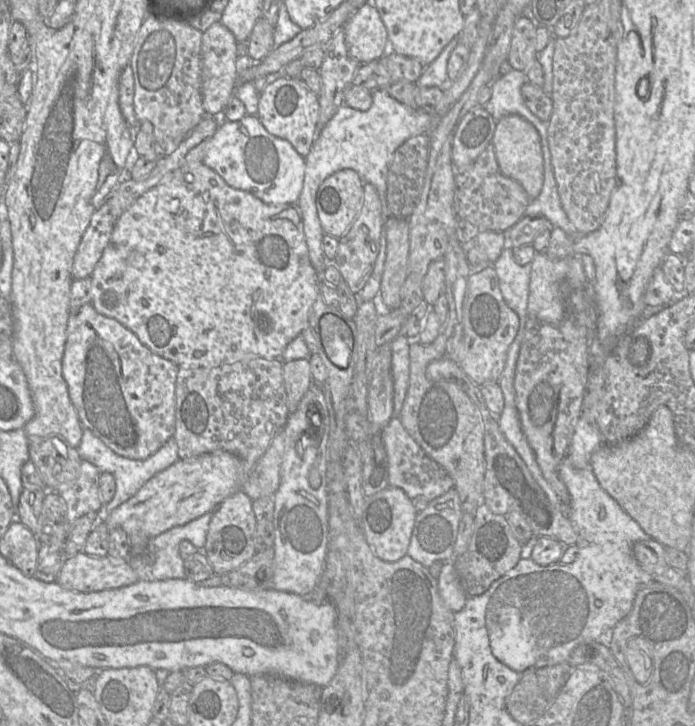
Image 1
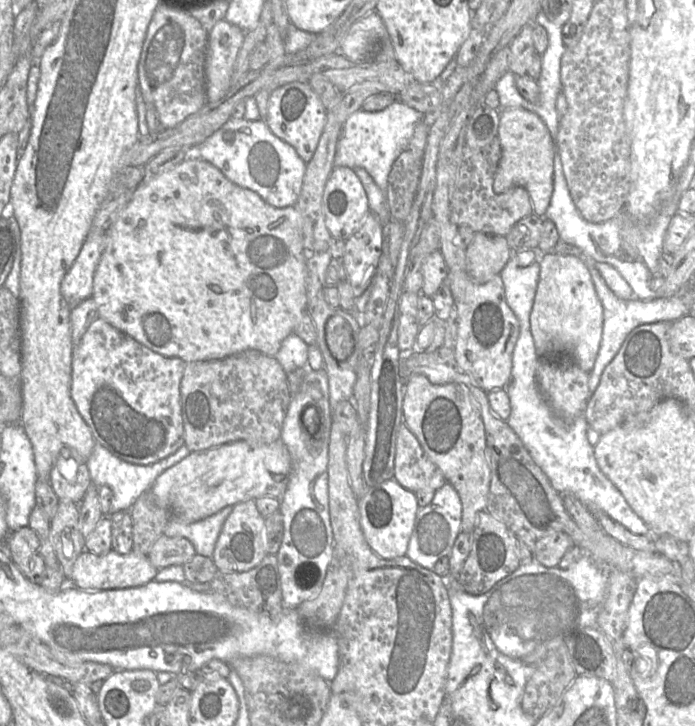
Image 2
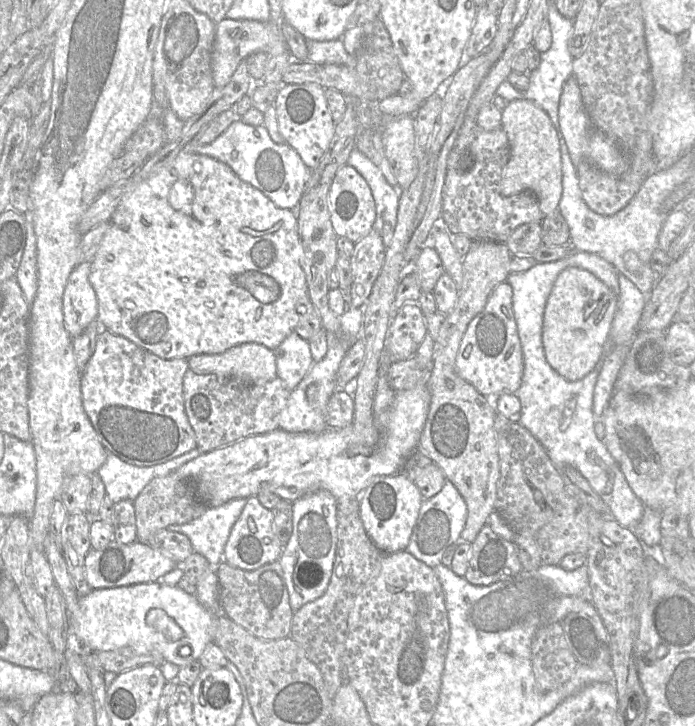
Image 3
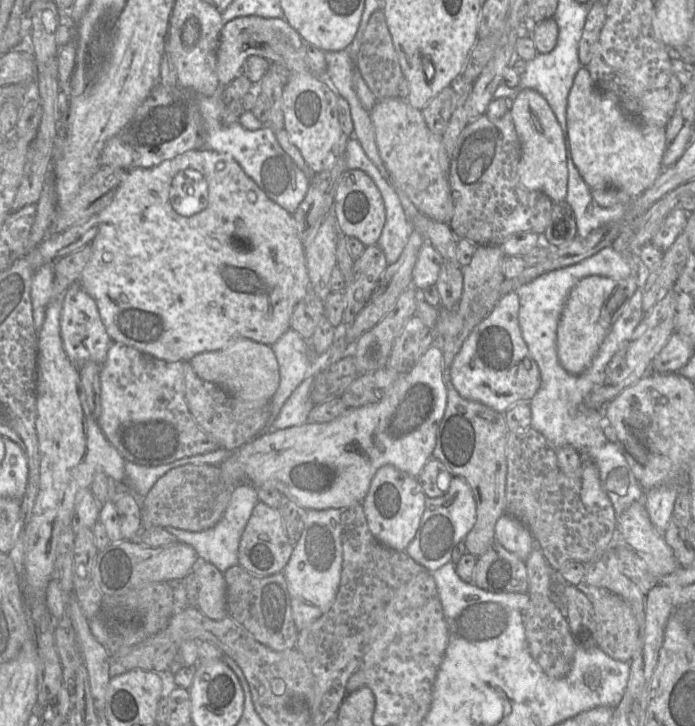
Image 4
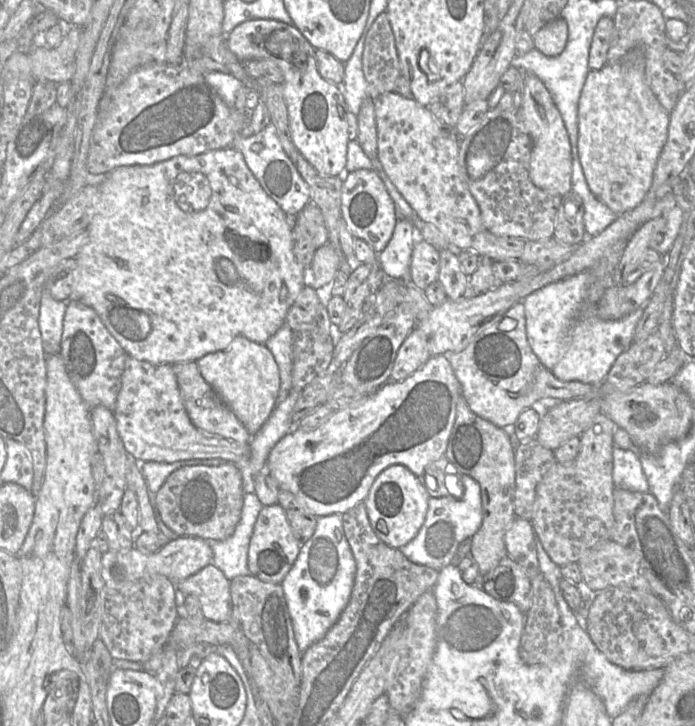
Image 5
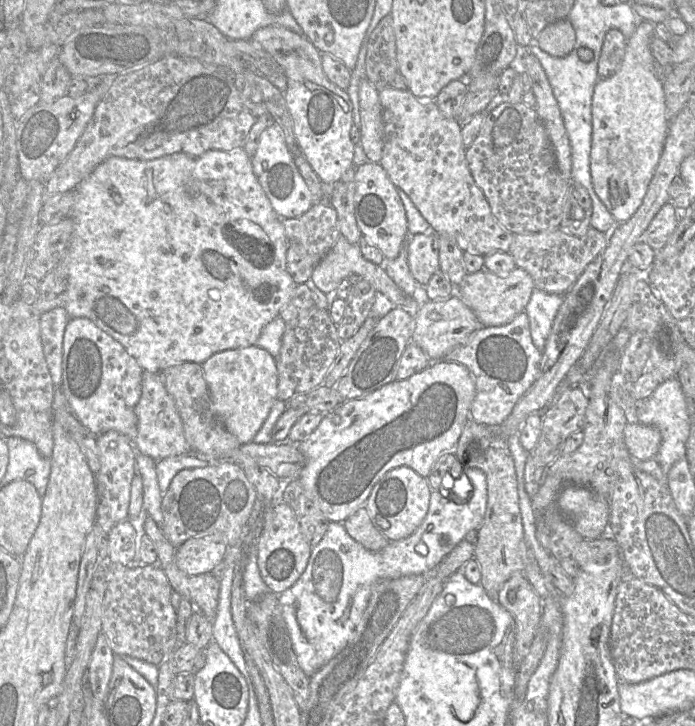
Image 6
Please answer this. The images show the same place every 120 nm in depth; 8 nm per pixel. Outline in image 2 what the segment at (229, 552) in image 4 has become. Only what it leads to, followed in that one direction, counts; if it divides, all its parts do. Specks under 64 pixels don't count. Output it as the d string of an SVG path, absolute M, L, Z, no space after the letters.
M225 506L215 514L193 523L182 523L171 518L163 534L185 537L193 544L197 554L212 558L216 541L232 509L233 506Z

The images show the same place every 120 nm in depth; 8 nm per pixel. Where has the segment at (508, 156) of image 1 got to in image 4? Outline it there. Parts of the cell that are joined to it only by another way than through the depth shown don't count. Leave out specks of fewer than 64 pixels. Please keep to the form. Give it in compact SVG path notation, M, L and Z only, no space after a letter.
M526 88L522 89L513 99L513 105L509 111L519 136L522 149L522 155L517 170L520 183L527 189L545 193L554 204L564 201L568 184L566 149L561 126L550 105L539 92L534 89Z

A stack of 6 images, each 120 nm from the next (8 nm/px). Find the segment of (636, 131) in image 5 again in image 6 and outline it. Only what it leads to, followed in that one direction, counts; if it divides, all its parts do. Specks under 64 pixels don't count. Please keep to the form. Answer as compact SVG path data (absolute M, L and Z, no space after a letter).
M649 21L638 25L627 40L621 66L613 76L599 79L592 97L591 180L616 224L627 221L641 205L668 134L662 75L670 69L660 67L651 53L654 28Z

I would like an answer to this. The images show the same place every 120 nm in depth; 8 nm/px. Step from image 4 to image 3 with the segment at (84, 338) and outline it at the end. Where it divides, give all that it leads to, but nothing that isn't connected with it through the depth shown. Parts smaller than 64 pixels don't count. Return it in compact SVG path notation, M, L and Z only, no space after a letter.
M92 262L79 263L69 275L63 294L64 326L71 338L97 320L98 301L89 281Z

